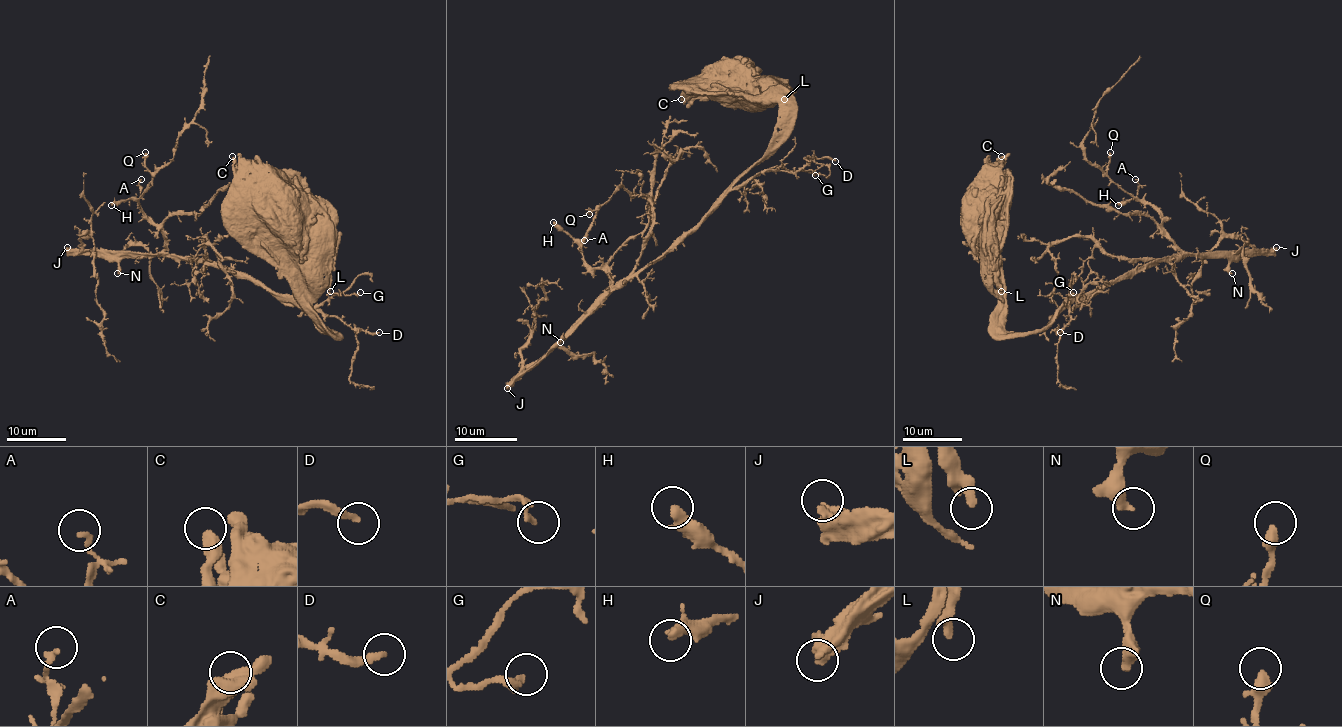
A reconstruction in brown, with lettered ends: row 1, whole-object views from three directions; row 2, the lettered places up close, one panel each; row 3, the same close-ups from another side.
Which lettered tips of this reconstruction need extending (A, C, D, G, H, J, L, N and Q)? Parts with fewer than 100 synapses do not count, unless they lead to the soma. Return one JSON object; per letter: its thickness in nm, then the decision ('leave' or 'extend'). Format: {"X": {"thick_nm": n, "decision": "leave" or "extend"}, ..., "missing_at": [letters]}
{"A": {"thick_nm": 180, "decision": "leave"}, "C": {"thick_nm": 440, "decision": "leave"}, "D": {"thick_nm": 240, "decision": "leave"}, "G": {"thick_nm": 200, "decision": "leave"}, "H": {"thick_nm": 420, "decision": "leave"}, "J": {"thick_nm": 400, "decision": "extend"}, "L": {"thick_nm": 320, "decision": "leave"}, "N": {"thick_nm": 400, "decision": "leave"}, "Q": {"thick_nm": 400, "decision": "leave"}, "missing_at": ["J"]}

